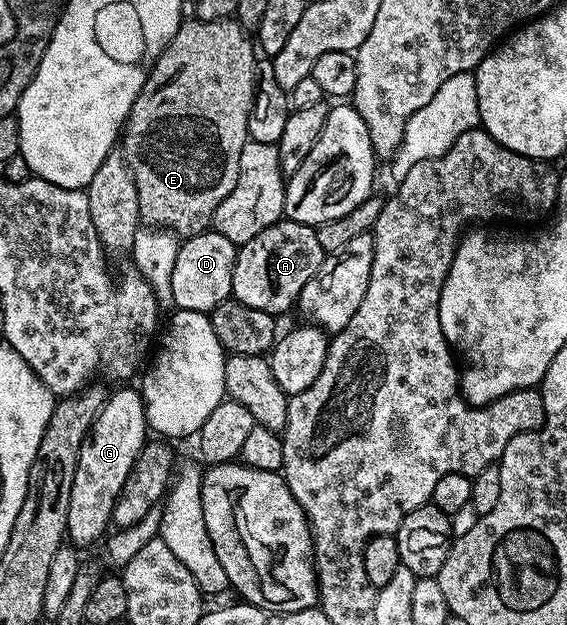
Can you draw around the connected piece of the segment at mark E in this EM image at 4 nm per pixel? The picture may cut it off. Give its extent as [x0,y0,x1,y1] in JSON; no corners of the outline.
[121,17,256,239]

